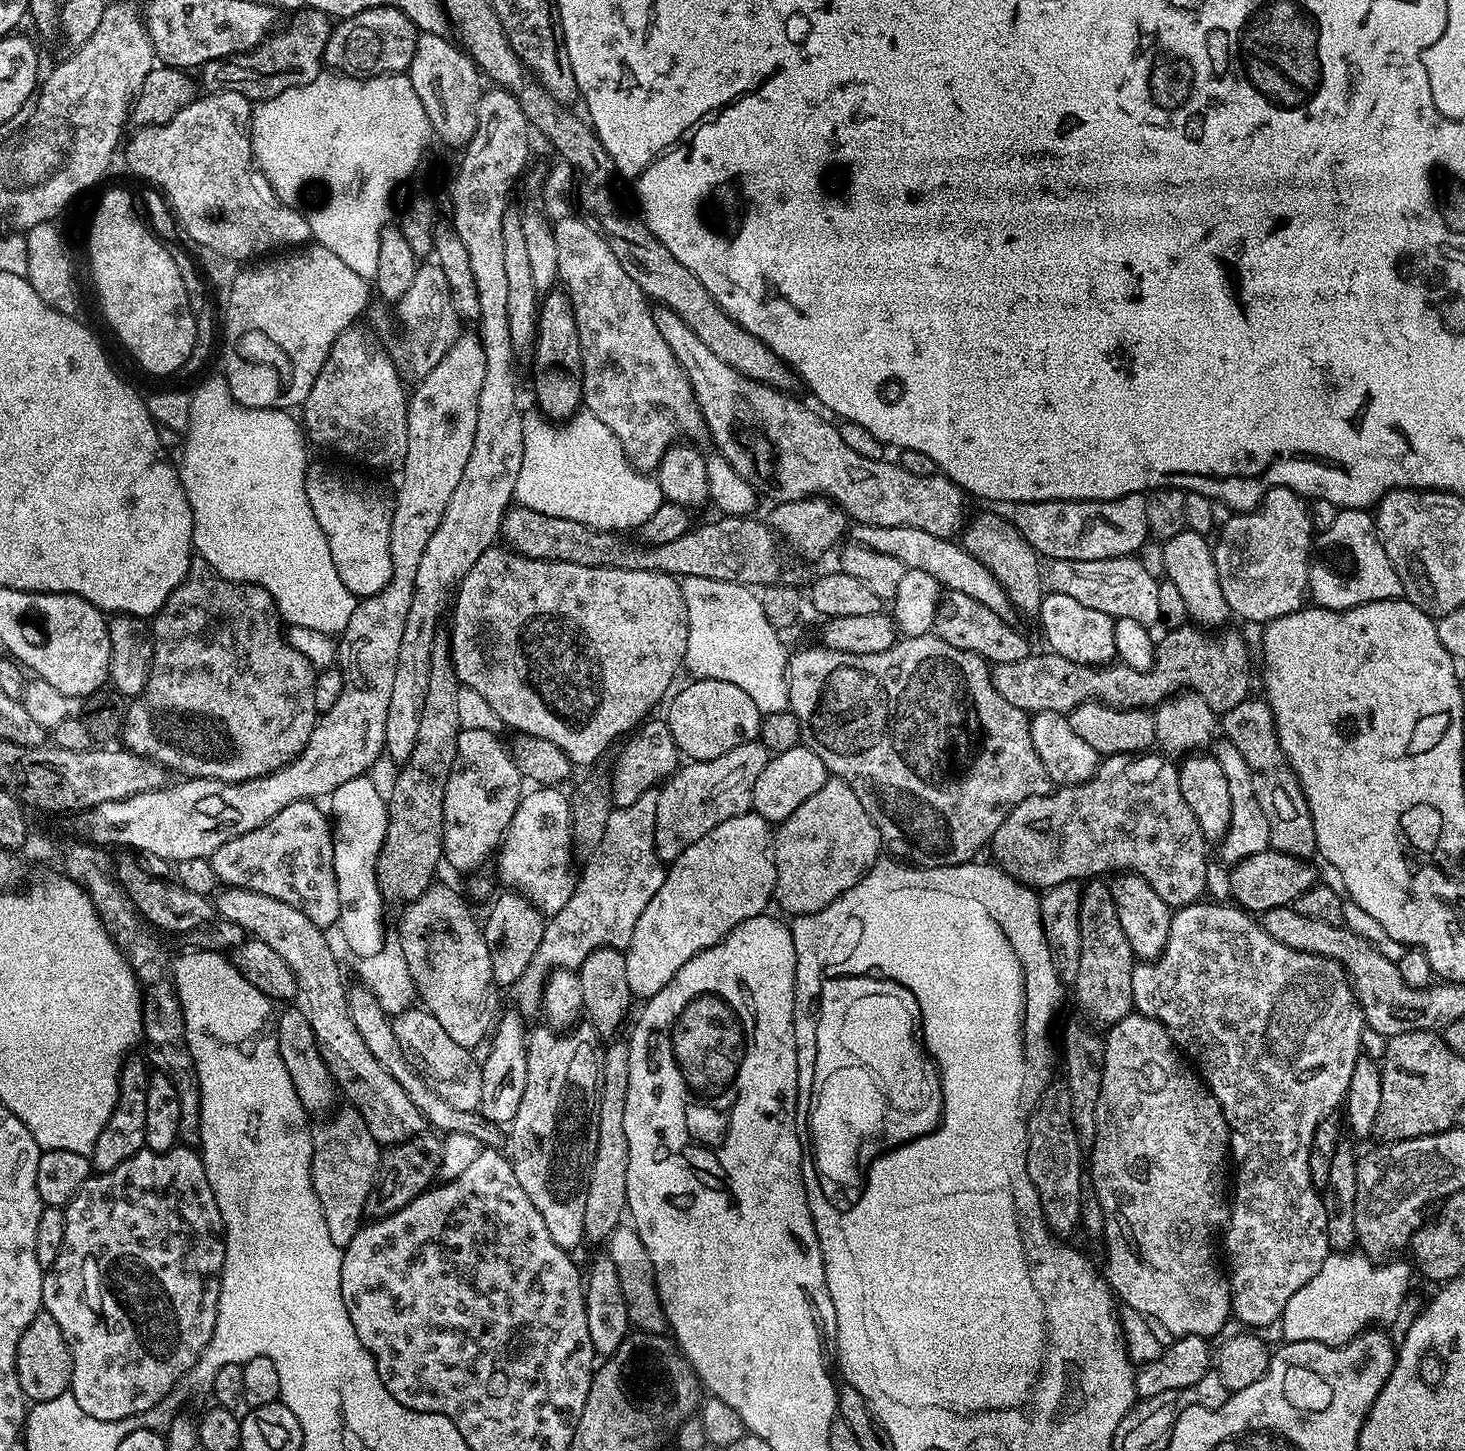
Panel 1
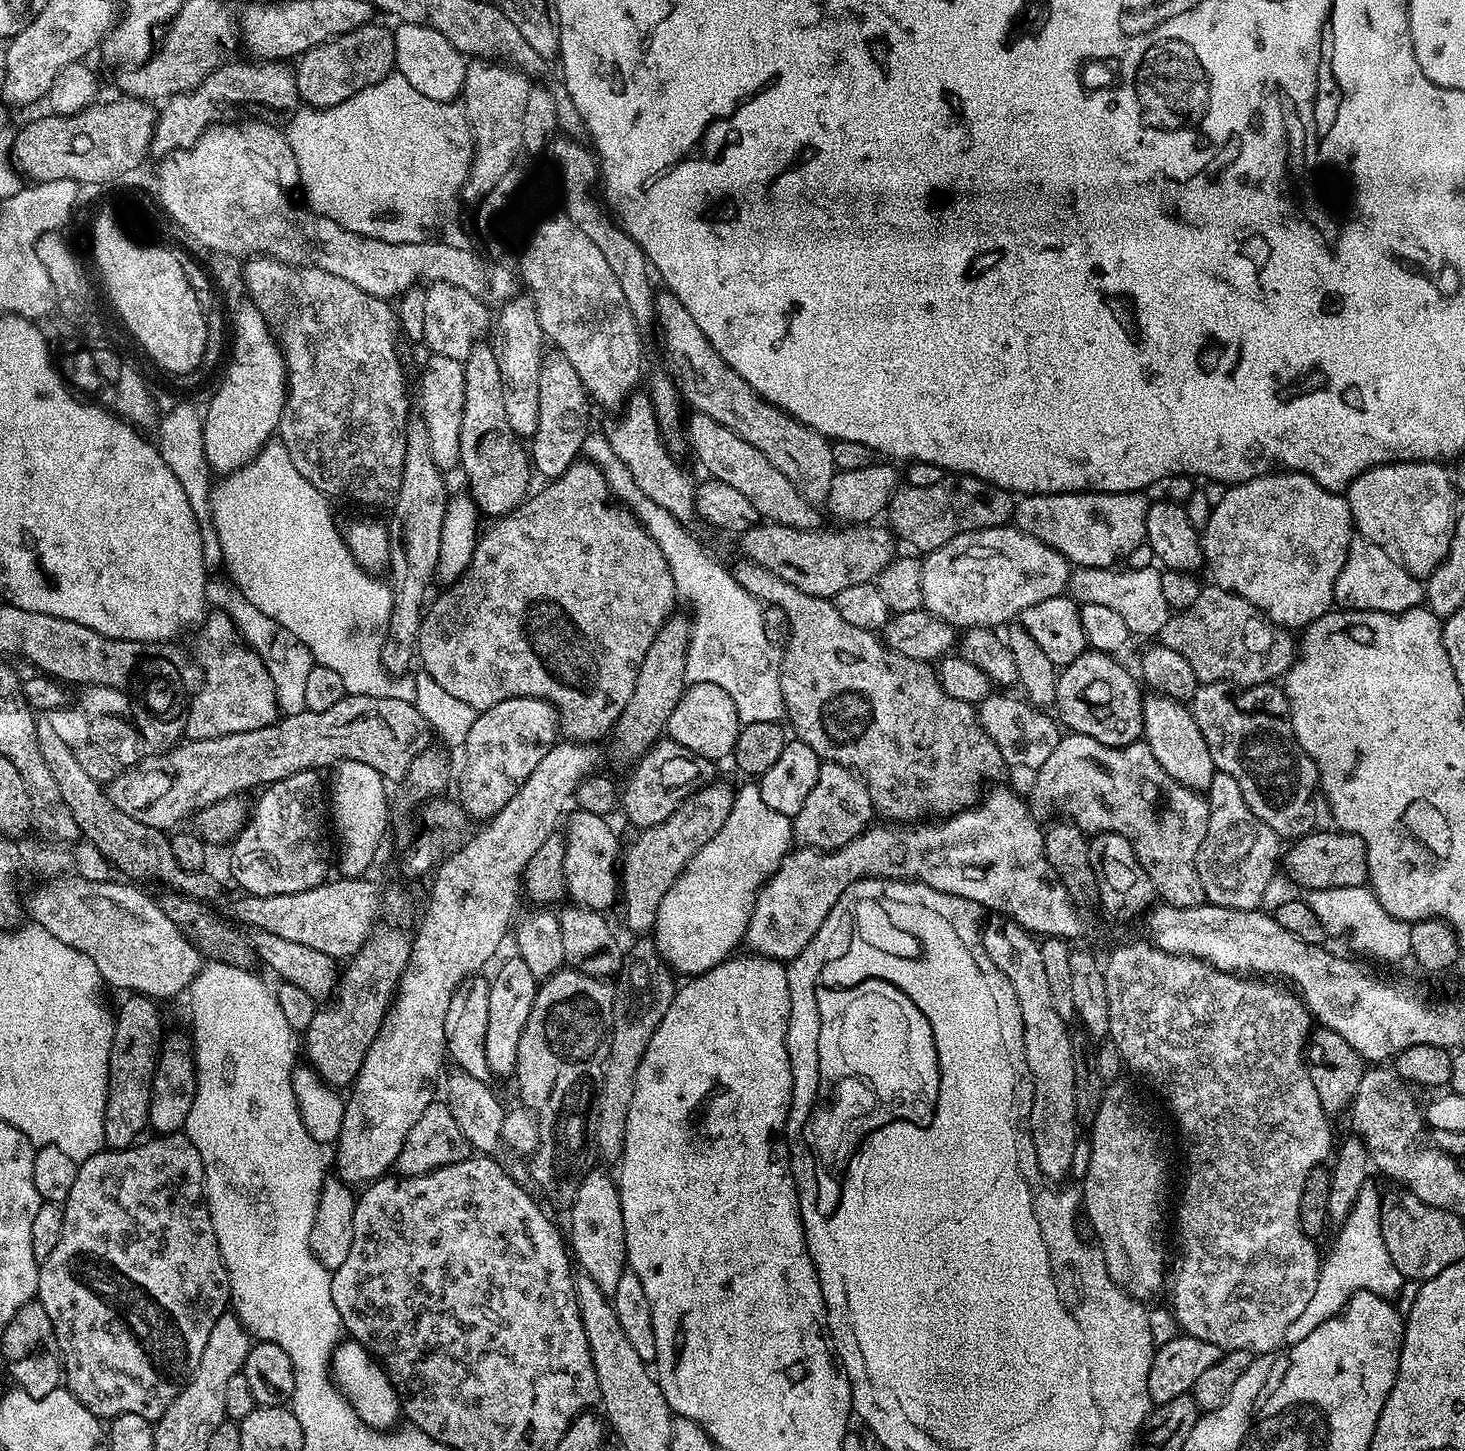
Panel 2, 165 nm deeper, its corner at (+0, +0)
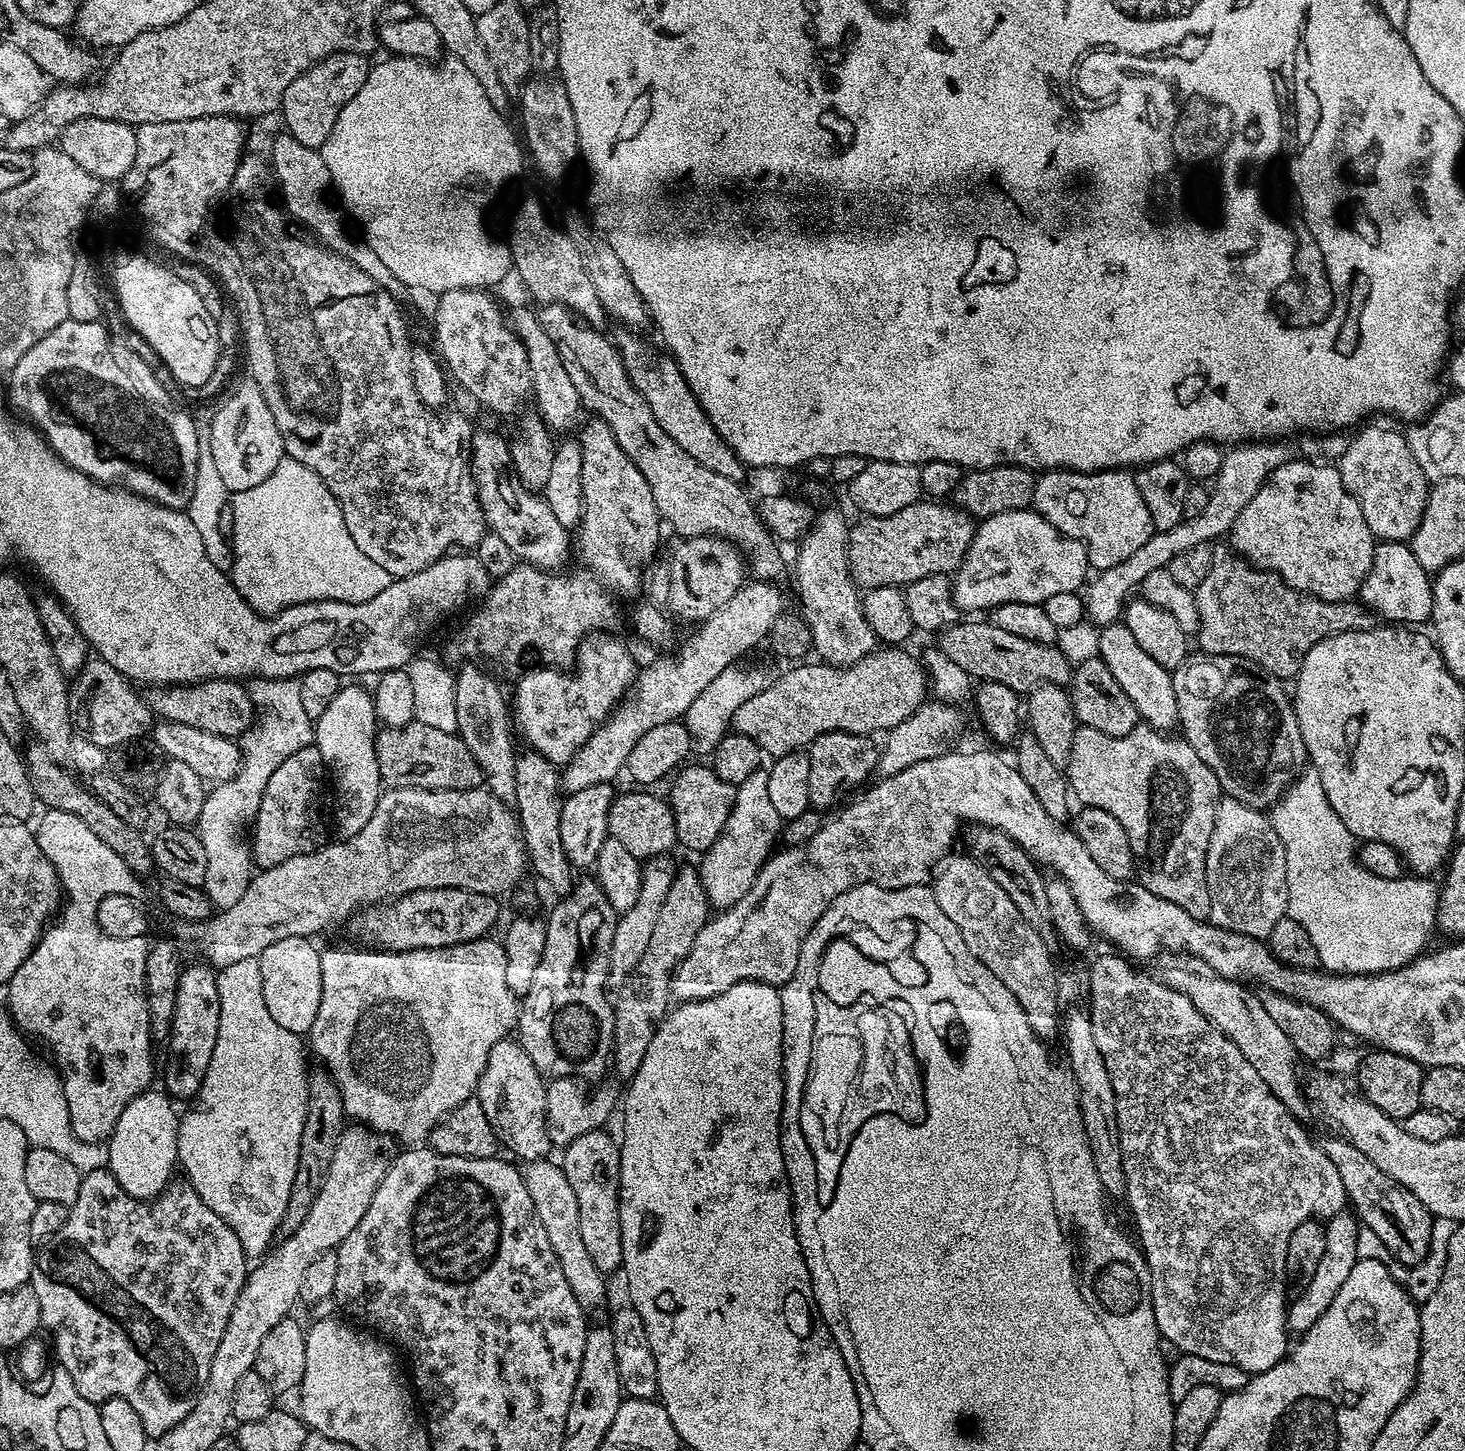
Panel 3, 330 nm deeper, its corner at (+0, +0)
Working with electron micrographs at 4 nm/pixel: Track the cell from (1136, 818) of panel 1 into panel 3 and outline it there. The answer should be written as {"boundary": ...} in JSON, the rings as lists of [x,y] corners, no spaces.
{"boundary":[[[1143,722],[1137,724],[1134,730],[1130,730],[1130,734],[1122,734],[1121,736],[1102,734],[1102,730],[1094,730],[1093,728],[1077,727],[1074,734],[1074,746],[1070,750],[1070,758],[1066,765],[1068,786],[1071,795],[1075,799],[1077,796],[1081,800],[1079,802],[1081,805],[1106,810],[1109,814],[1114,814],[1114,818],[1118,818],[1122,830],[1126,830],[1126,838],[1130,838],[1130,846],[1138,869],[1138,883],[1142,887],[1166,902],[1174,902],[1174,906],[1182,906],[1182,910],[1186,910],[1186,914],[1190,914],[1190,918],[1208,920],[1210,886],[1206,882],[1206,850],[1210,846],[1210,834],[1214,834],[1214,814],[1218,814],[1218,802],[1222,795],[1222,789],[1214,770],[1210,770],[1210,766],[1206,766],[1206,762],[1202,762],[1202,758],[1198,758],[1198,754],[1194,754],[1188,741],[1179,735],[1176,735],[1177,737],[1172,735],[1176,734],[1165,734],[1161,729],[1152,728]]]}

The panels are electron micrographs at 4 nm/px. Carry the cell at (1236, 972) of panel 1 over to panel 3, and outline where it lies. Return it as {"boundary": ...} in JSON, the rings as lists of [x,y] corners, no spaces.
{"boundary":[[[1115,954],[1116,956],[1100,956],[1088,968],[1090,982],[1090,1015],[1092,1017],[1092,1025],[1094,1026],[1094,1039],[1097,1042],[1098,1050],[1102,1050],[1102,1058],[1106,1058],[1106,1070],[1110,1074],[1110,1083],[1114,1085],[1114,1098],[1118,1106],[1118,1134],[1122,1142],[1122,1162],[1124,1163],[1124,1177],[1126,1178],[1126,1201],[1128,1200],[1128,1208],[1132,1211],[1132,1220],[1136,1223],[1136,1232],[1140,1235],[1138,1239],[1138,1247],[1144,1254],[1144,1260],[1148,1263],[1150,1270],[1150,1278],[1152,1279],[1152,1305],[1154,1306],[1154,1322],[1158,1326],[1161,1336],[1170,1338],[1172,1342],[1178,1346],[1181,1354],[1186,1356],[1197,1356],[1198,1358],[1207,1358],[1209,1362],[1226,1362],[1238,1366],[1244,1372],[1255,1374],[1270,1370],[1270,1366],[1274,1366],[1278,1361],[1284,1359],[1290,1351],[1290,1336],[1286,1331],[1288,1327],[1288,1310],[1286,1305],[1289,1303],[1290,1295],[1284,1289],[1286,1285],[1286,1242],[1290,1242],[1290,1234],[1294,1234],[1294,1229],[1297,1226],[1302,1226],[1302,1222],[1313,1218],[1327,1218],[1345,1211],[1348,1195],[1342,1186],[1342,1177],[1338,1175],[1338,1169],[1335,1168],[1334,1162],[1330,1162],[1330,1158],[1324,1153],[1323,1147],[1319,1143],[1315,1144],[1312,1141],[1312,1136],[1303,1128],[1301,1121],[1289,1112],[1277,1096],[1272,1095],[1272,1091],[1266,1086],[1266,1082],[1262,1080],[1262,1074],[1258,1074],[1258,1070],[1254,1070],[1254,1066],[1250,1066],[1250,1062],[1246,1060],[1242,1050],[1238,1050],[1238,1046],[1234,1046],[1234,1042],[1222,1031],[1217,1028],[1203,1016],[1194,1006],[1192,999],[1180,991],[1178,988],[1172,987],[1171,983],[1160,980],[1155,980],[1152,976],[1147,976],[1144,972],[1136,972],[1137,965],[1129,962],[1123,955]]]}

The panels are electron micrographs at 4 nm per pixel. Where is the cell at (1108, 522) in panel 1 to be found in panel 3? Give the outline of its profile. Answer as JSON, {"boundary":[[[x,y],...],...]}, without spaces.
{"boundary":[[[1044,470],[1037,475],[1031,511],[1037,512],[1054,530],[1084,544],[1093,569],[1103,570],[1126,562],[1152,537],[1150,510],[1142,502],[1135,475],[1128,470],[1070,472]]]}

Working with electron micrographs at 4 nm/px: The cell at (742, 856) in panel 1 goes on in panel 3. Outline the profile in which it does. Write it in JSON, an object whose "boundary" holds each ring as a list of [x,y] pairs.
{"boundary":[[[761,770],[750,774],[750,778],[746,778],[746,782],[735,785],[735,789],[736,801],[730,810],[730,818],[726,818],[726,826],[722,834],[699,857],[700,864],[698,863],[698,871],[702,878],[702,886],[708,895],[709,905],[716,910],[733,908],[747,894],[750,886],[754,886],[756,876],[769,856],[773,855],[777,847],[776,838],[778,842],[778,837],[782,832],[782,821],[778,810],[774,810],[774,806],[770,803],[770,782],[767,771]]]}

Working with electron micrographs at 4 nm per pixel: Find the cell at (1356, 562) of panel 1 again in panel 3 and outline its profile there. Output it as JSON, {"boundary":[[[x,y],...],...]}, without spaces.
{"boundary":[[[1386,540],[1376,545],[1374,562],[1362,582],[1358,600],[1365,608],[1371,608],[1377,617],[1385,616],[1388,619],[1385,621],[1393,625],[1424,626],[1432,618],[1432,581],[1433,577],[1422,570],[1407,543]]]}

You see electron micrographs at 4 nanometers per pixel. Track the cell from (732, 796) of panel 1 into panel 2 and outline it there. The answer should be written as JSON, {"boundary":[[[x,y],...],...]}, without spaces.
{"boundary":[[[713,782],[696,789],[693,796],[682,801],[678,810],[666,818],[666,822],[643,829],[629,848],[627,845],[622,856],[622,904],[624,900],[624,920],[630,931],[648,934],[655,929],[658,906],[662,898],[666,898],[666,890],[674,886],[690,858],[694,858],[694,854],[722,830],[722,822],[730,818],[736,793],[733,786],[720,783]]]}

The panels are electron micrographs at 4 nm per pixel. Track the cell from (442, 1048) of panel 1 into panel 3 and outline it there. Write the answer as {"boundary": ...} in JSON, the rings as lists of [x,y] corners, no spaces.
{"boundary":[[[551,1159],[530,1160],[523,1165],[522,1171],[526,1188],[530,1190],[530,1198],[534,1202],[534,1210],[538,1214],[538,1222],[542,1222],[542,1230],[546,1230],[546,1238],[550,1238],[550,1246],[554,1246],[554,1254],[558,1254],[558,1264],[562,1266],[562,1274],[566,1274],[566,1282],[570,1282],[570,1290],[578,1298],[578,1306],[585,1310],[600,1308],[608,1296],[606,1273],[598,1270],[586,1250],[582,1229],[578,1218],[578,1198],[570,1187],[563,1167],[559,1163],[551,1164]]]}

